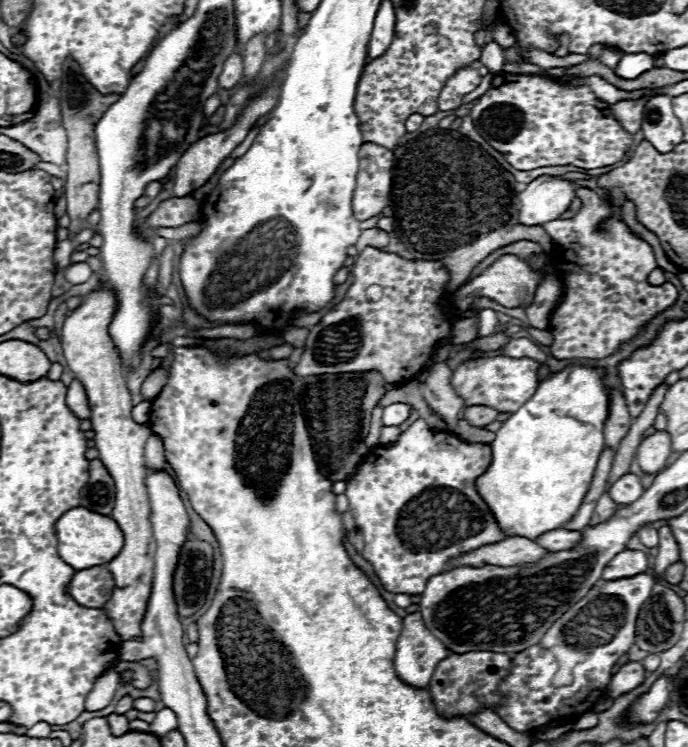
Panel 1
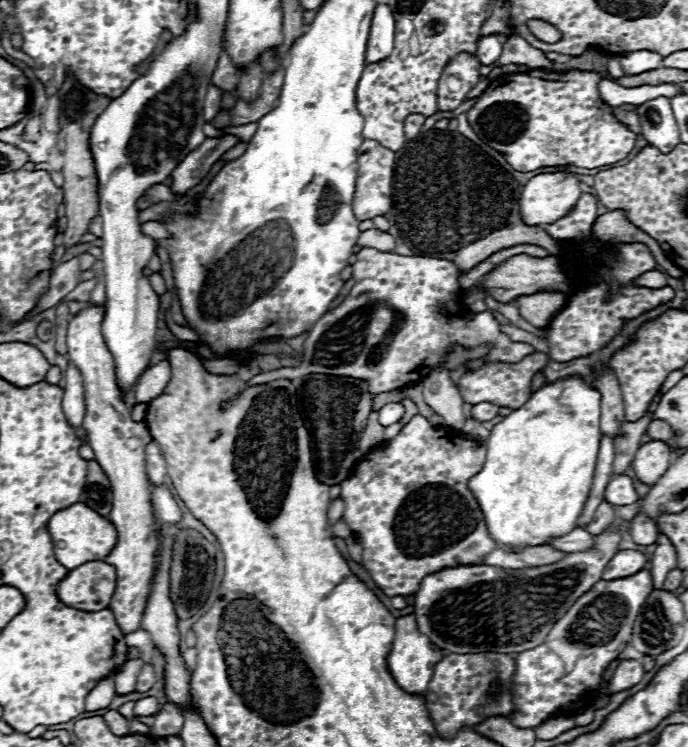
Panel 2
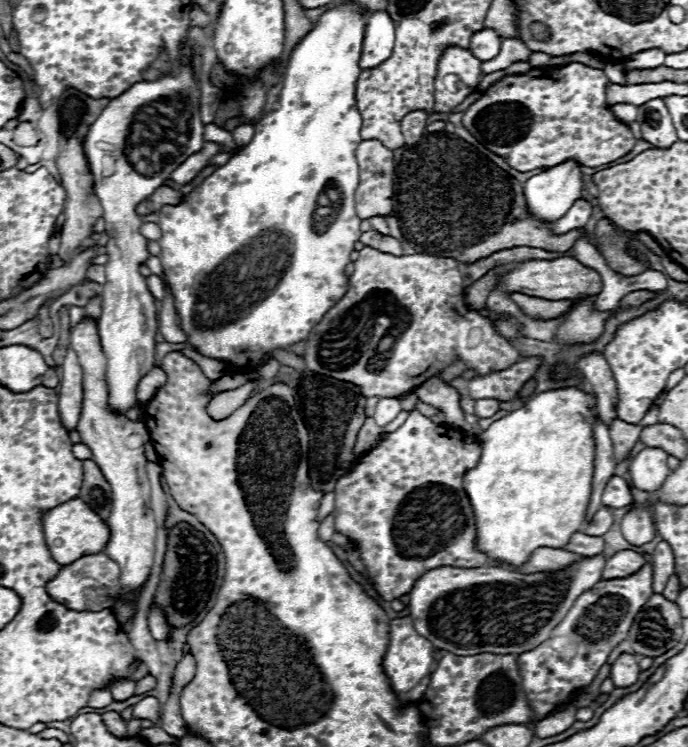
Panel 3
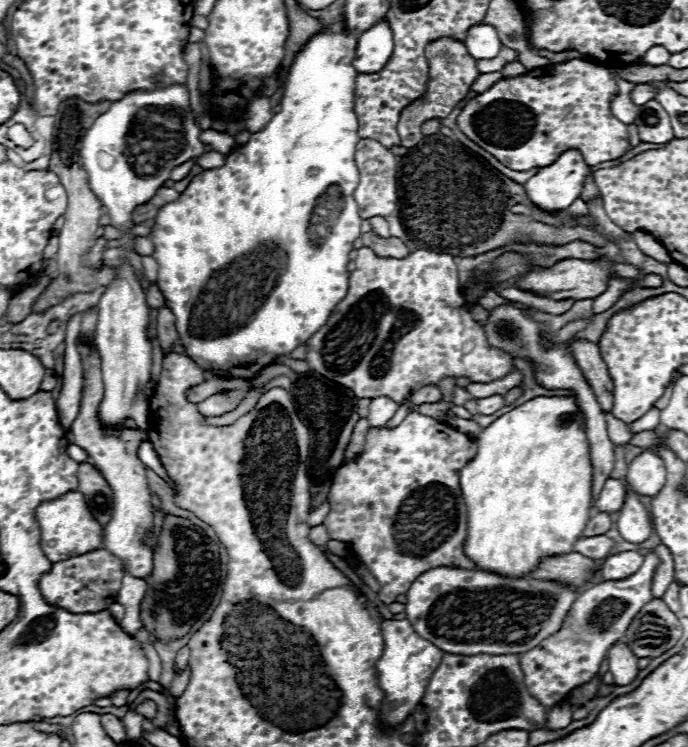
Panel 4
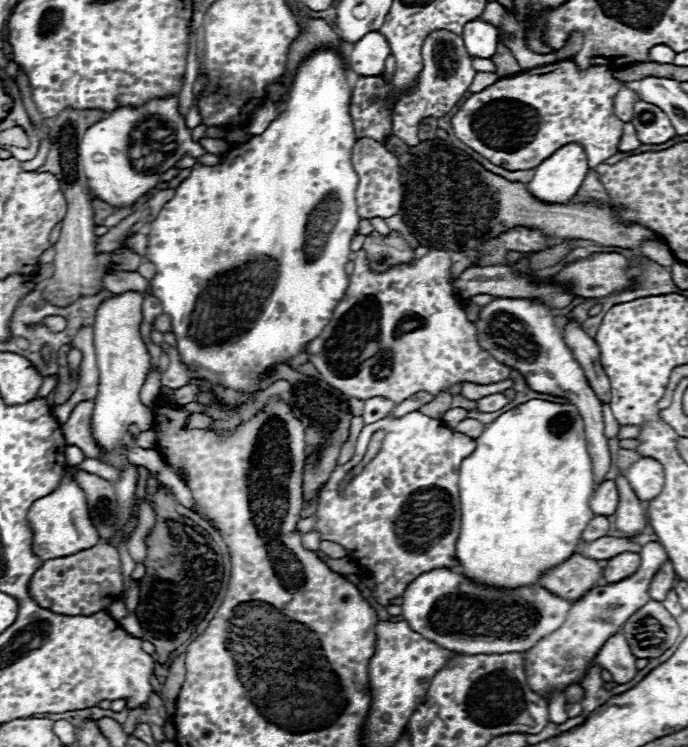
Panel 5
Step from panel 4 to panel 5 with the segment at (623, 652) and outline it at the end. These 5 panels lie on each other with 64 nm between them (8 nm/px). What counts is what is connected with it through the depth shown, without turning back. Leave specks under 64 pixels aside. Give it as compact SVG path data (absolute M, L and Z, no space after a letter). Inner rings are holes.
M622 634L612 636L602 646L602 650L596 656L594 664L606 668L612 674L614 682L618 682L618 684L630 682L636 676L636 672L638 672L636 656L630 652L630 646L628 646L628 642L624 642Z

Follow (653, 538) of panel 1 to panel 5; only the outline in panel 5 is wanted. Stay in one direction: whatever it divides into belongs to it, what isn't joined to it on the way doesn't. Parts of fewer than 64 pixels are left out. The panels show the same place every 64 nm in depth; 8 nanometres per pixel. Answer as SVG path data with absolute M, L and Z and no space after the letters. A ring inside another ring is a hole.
M620 476L620 478L616 478L616 482L620 482L620 506L616 508L616 528L626 538L632 538L636 534L644 532L648 518L642 508L642 502L630 488L628 480L624 476Z

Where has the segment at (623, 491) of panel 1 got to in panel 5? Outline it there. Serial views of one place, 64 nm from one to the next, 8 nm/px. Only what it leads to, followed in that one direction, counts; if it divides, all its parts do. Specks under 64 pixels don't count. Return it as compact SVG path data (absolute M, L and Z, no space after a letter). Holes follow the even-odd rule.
M604 480L604 482L596 488L594 496L590 498L590 508L592 508L594 514L610 516L610 514L616 512L618 500L620 500L620 496L618 496L616 482L614 482L614 480Z

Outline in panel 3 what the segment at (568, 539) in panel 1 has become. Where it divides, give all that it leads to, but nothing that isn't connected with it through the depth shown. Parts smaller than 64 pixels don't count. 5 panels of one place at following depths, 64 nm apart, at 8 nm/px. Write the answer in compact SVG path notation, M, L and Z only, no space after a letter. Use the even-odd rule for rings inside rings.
M576 532L576 534L572 534L572 538L564 546L564 550L576 552L576 554L600 554L604 550L604 546L606 546L606 542L600 536L588 536L584 532Z

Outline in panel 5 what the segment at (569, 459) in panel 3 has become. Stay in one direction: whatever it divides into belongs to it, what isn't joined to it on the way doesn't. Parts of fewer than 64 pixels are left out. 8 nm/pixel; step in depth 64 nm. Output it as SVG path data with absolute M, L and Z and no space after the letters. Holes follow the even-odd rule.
M528 400L502 416L498 416L492 424L484 428L484 432L476 438L476 450L464 458L460 472L458 472L458 490L460 490L460 506L462 506L462 528L460 528L460 538L456 542L456 558L460 560L462 574L466 574L470 580L478 582L488 582L498 588L512 588L512 586L522 586L522 584L536 584L540 574L544 570L558 566L564 562L564 558L570 558L576 554L578 544L582 542L582 532L584 526L594 518L588 502L594 492L594 474L592 474L592 462L588 456L586 448L586 436L584 436L584 420L578 414L576 406L572 404L558 404L558 402L548 402L548 400Z

